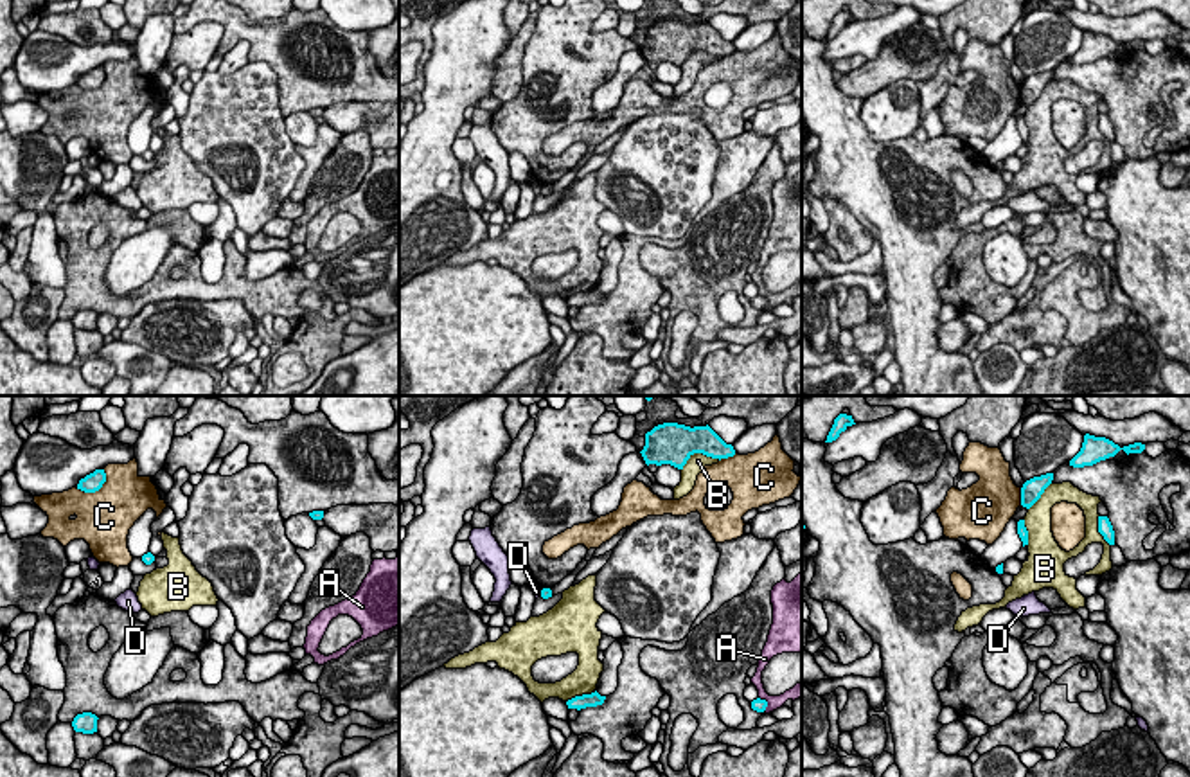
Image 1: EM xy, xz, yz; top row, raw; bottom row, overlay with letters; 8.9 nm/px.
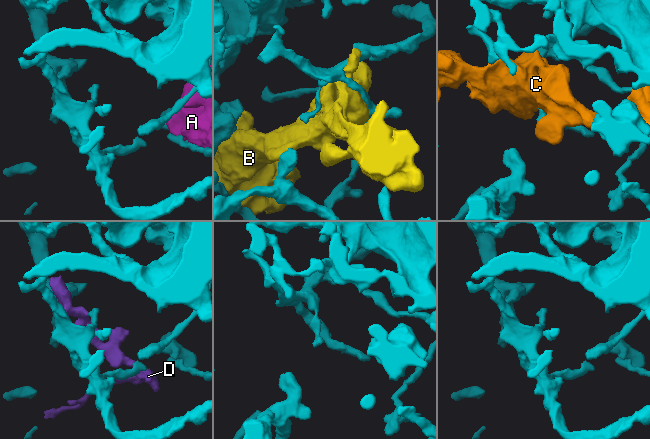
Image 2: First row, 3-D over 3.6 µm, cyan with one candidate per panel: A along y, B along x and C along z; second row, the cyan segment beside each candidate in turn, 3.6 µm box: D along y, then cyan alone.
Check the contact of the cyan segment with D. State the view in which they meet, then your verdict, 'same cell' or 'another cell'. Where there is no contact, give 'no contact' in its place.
meets cyan in xz; another cell

